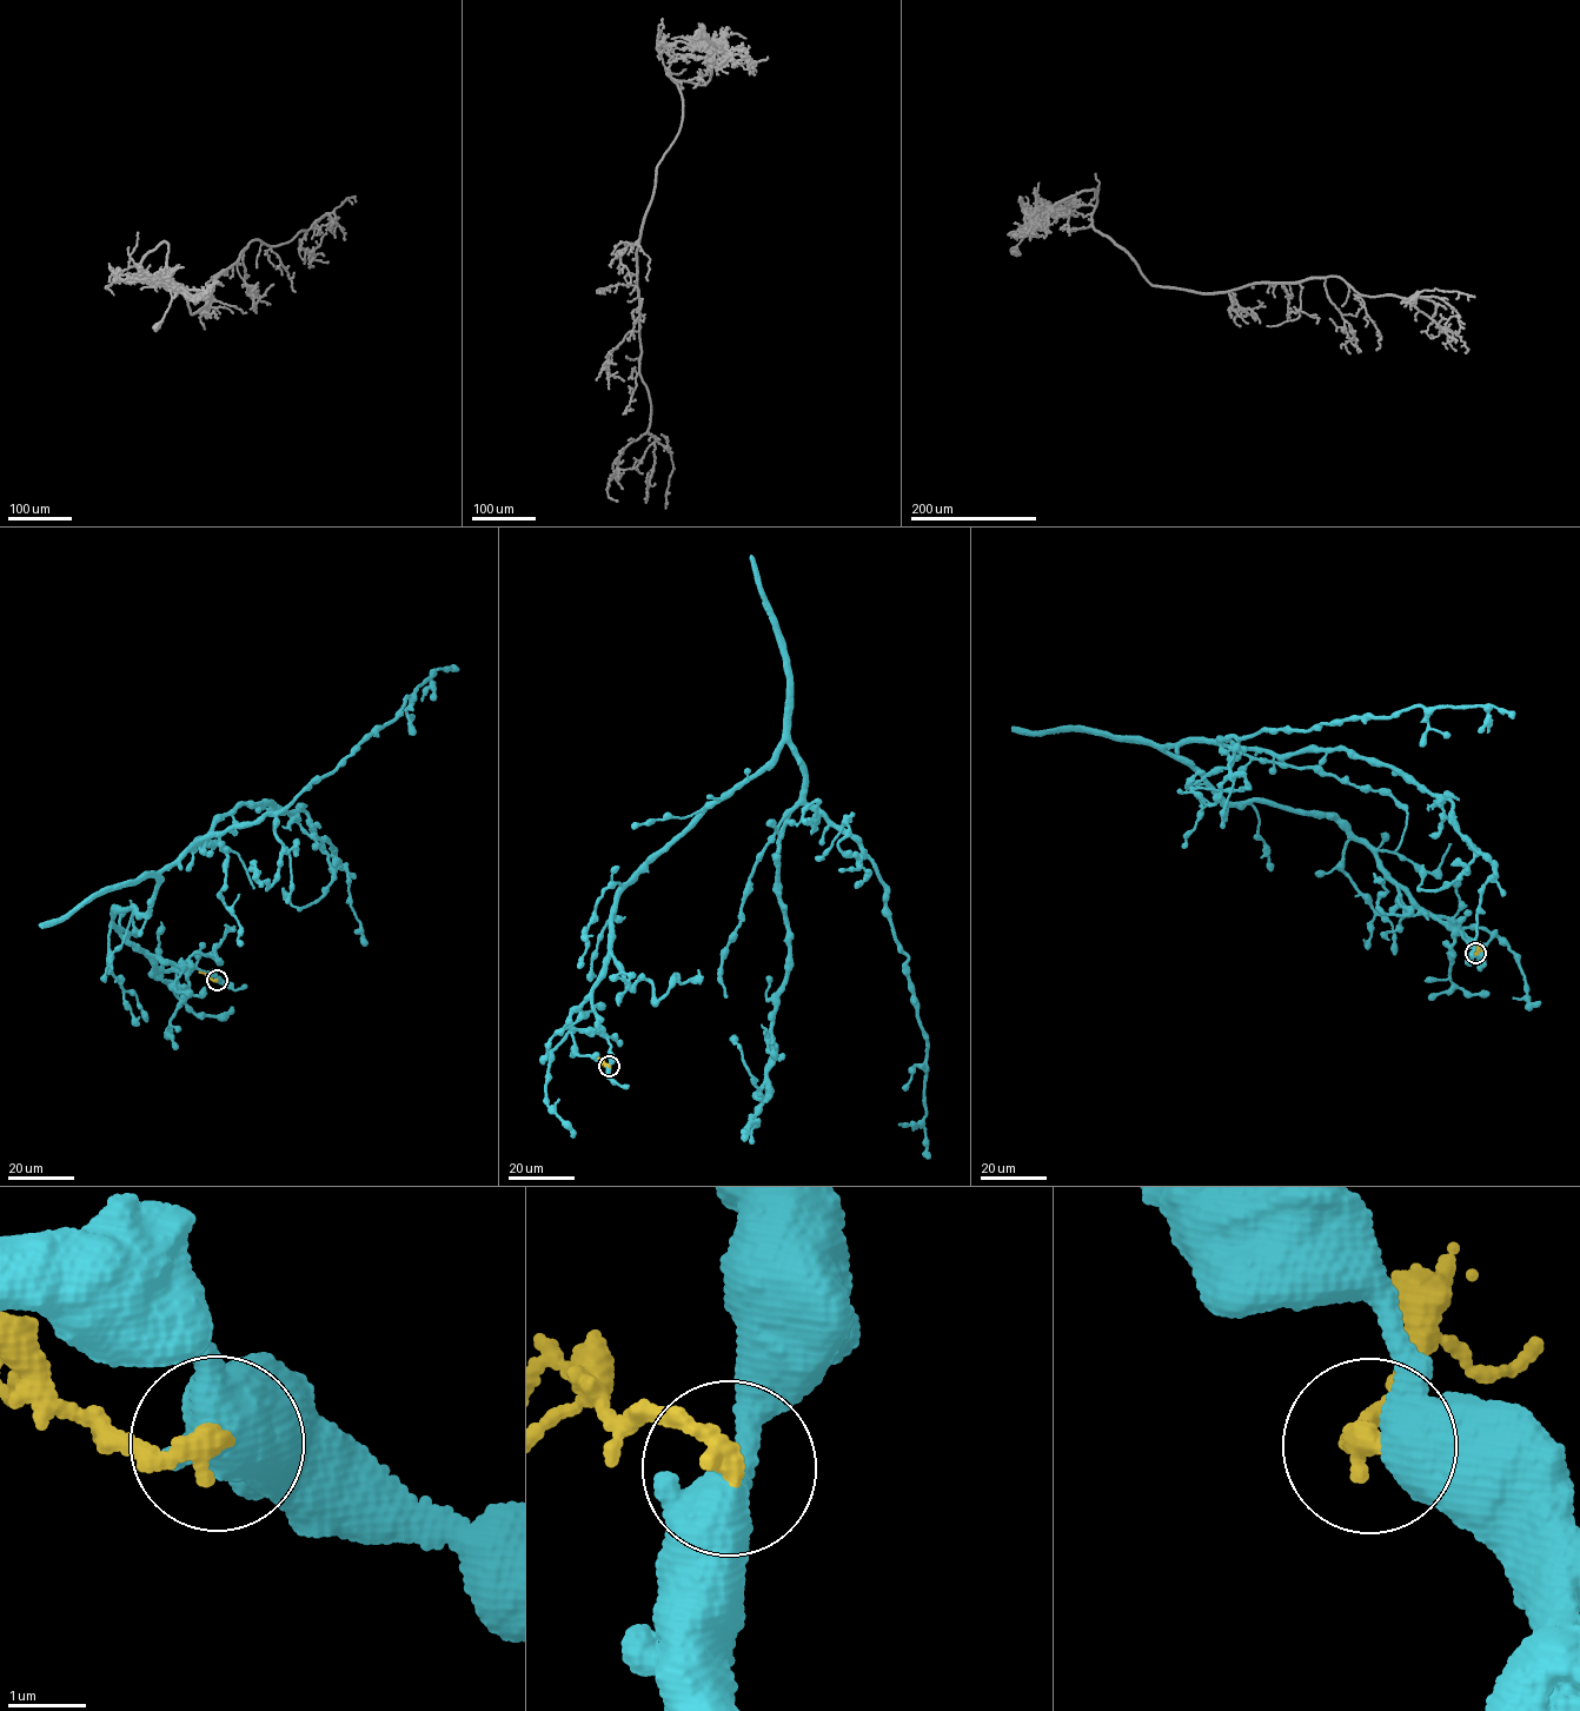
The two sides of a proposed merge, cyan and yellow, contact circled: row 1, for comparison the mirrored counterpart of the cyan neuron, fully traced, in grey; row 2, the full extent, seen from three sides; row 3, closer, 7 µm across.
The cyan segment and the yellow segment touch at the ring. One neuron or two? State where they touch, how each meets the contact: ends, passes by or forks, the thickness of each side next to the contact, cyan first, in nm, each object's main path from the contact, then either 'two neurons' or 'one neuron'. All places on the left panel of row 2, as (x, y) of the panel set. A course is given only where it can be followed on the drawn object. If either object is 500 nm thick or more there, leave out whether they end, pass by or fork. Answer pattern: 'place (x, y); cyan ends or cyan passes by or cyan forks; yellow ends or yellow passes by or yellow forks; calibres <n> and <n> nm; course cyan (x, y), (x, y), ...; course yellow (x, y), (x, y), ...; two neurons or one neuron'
place (217, 980); calibres 500 and 300 nm; course cyan (217, 980), (155, 972), (111, 915), (145, 914), (159, 874), (244, 803), (307, 814), (346, 870), (365, 944); course yellow (217, 980), (199, 972); two neurons

